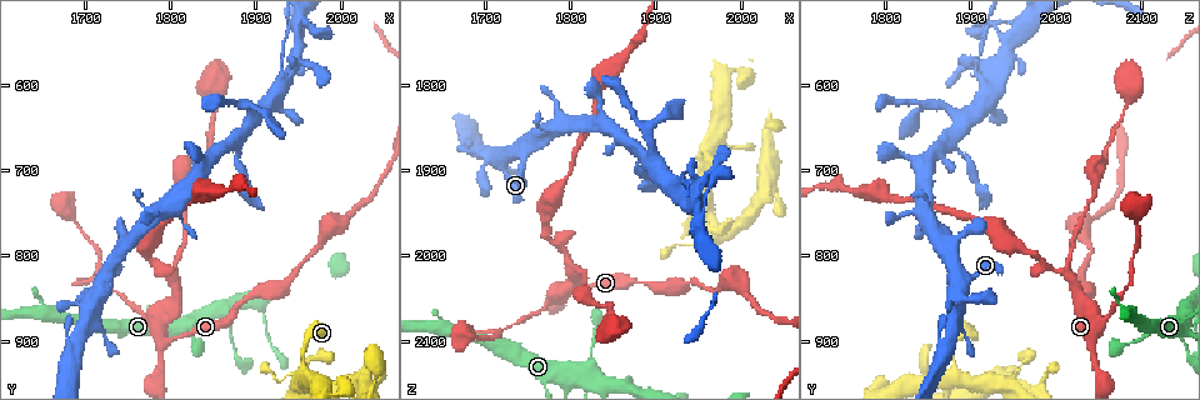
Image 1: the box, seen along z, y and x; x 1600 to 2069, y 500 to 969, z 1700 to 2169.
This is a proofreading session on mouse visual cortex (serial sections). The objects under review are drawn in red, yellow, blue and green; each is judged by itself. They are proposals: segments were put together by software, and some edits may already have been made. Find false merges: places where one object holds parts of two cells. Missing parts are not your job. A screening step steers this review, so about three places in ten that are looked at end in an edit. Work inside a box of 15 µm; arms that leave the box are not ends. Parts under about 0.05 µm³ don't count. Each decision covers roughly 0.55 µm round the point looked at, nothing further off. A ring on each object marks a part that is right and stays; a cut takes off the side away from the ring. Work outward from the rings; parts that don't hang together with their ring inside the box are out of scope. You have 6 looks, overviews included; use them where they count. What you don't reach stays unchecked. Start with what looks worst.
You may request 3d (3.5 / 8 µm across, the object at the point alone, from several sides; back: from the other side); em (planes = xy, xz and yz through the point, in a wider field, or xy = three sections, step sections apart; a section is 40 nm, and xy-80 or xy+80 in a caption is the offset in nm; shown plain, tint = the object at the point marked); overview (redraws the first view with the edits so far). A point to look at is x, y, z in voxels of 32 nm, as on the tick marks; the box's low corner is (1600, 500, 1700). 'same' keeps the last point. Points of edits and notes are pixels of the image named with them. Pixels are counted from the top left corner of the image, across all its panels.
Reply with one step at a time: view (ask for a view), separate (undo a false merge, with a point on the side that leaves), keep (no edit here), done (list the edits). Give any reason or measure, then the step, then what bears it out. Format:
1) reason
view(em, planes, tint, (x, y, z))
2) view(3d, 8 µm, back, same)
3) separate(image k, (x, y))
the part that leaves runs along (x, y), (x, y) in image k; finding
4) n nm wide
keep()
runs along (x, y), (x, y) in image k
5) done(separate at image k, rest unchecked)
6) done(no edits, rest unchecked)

two arms in line, one across
view(3d, 3.5 µm, (1860, 865, 2145))

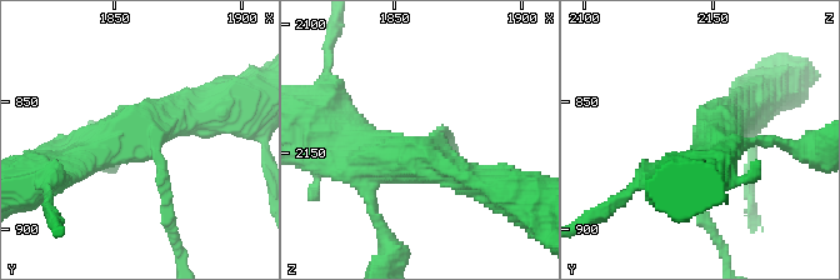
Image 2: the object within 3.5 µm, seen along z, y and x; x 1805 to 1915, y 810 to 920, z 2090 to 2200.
view(em, xy, step 2, tint, (1864, 869, 2147))

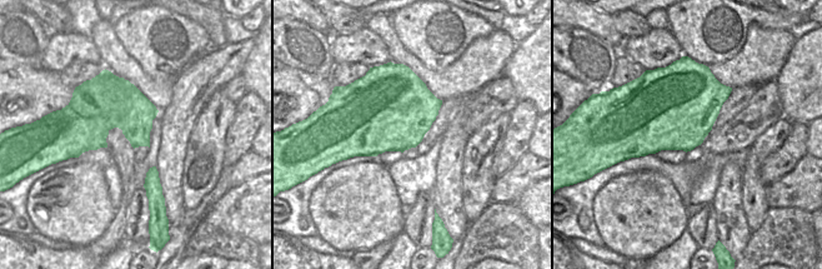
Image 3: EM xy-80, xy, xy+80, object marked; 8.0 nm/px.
another direction
view(em, xy, step 5, tint, same)

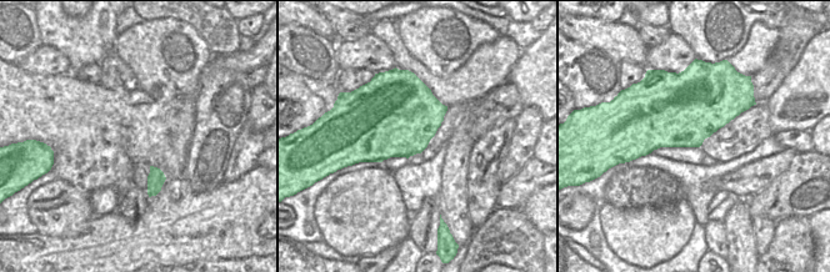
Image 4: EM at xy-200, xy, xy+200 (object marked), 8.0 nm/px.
arms of 150, 400, 500 nm
keep()
runs along (75, 163), (121, 133), (221, 105) in image 2; one cell here

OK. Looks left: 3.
thin neck
view(3d, 8 µm, (2020, 945, 1935))

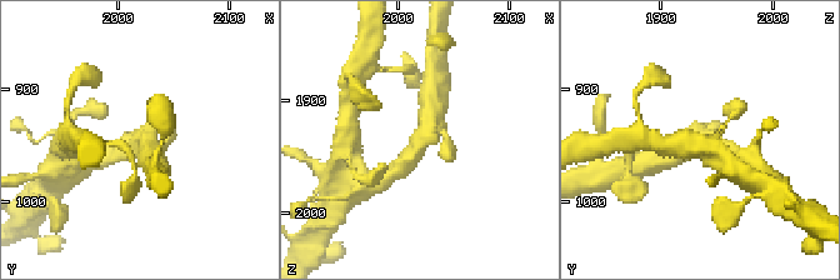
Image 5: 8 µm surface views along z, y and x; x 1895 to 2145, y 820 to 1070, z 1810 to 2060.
closer look
view(3d, 3.5 µm, same)

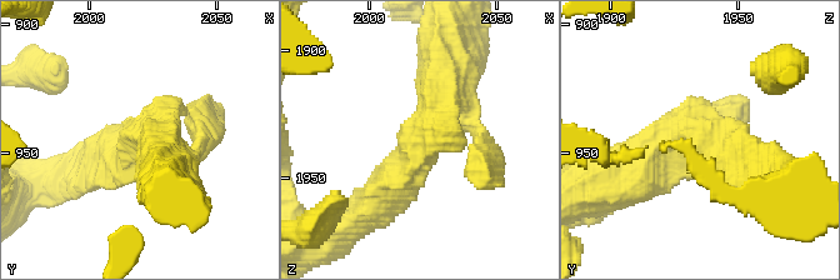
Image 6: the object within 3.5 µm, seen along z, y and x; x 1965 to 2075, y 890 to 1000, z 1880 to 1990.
view(em, xy, step 2, tint, (2021, 944, 1933))

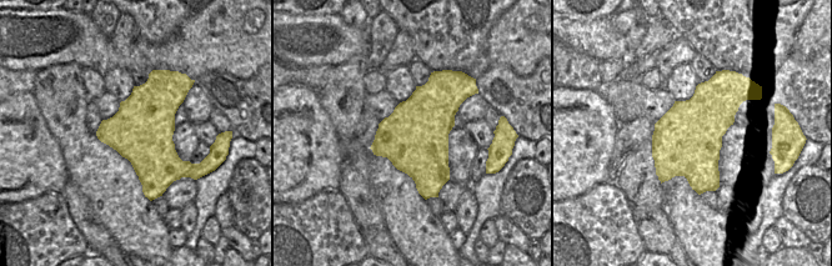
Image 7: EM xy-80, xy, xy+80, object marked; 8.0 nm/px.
arms of 200, 250, 450, 600 nm
keep()
runs along (383, 195), (444, 100), (444, 70) in image 6; all the same cell

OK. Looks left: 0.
done(no edits, rest unchecked)

